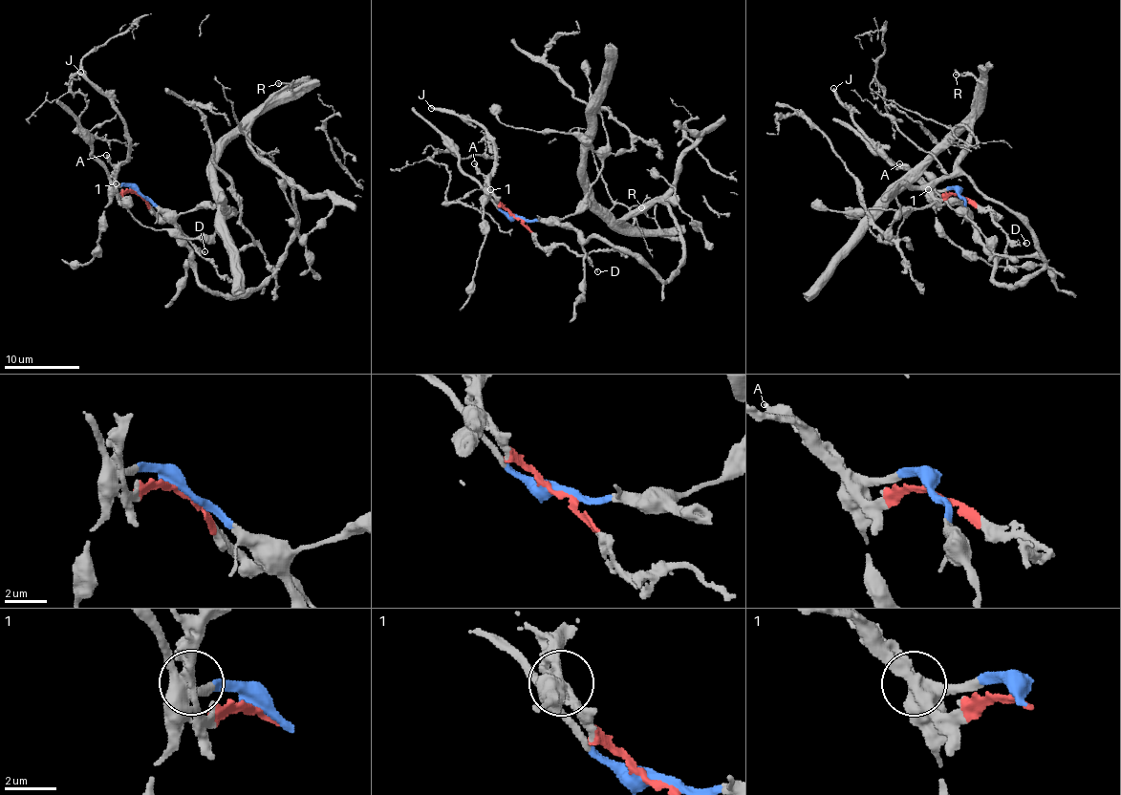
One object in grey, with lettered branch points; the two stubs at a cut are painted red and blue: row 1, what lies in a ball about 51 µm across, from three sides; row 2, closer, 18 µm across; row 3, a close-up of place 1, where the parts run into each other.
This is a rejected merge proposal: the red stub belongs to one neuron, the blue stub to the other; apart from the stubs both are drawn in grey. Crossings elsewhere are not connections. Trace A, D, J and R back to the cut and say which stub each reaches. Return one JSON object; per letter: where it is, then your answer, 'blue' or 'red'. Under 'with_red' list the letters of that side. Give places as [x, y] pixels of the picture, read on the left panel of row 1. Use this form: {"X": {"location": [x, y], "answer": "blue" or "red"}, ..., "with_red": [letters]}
{"A": {"location": [106, 155], "answer": "red"}, "D": {"location": [204, 251], "answer": "red"}, "J": {"location": [80, 72], "answer": "red"}, "R": {"location": [278, 83], "answer": "blue"}, "with_red": ["A", "D", "J"]}

